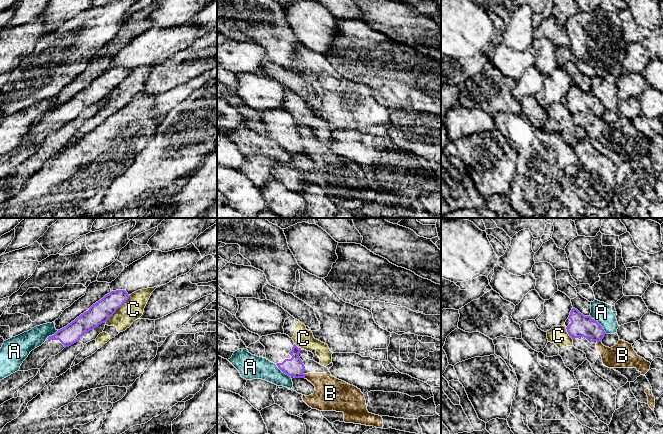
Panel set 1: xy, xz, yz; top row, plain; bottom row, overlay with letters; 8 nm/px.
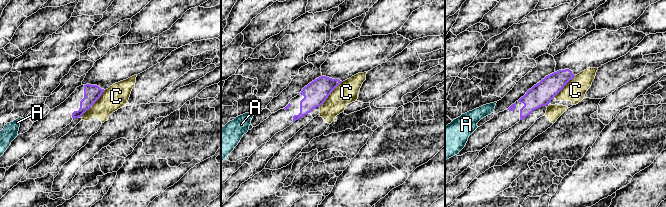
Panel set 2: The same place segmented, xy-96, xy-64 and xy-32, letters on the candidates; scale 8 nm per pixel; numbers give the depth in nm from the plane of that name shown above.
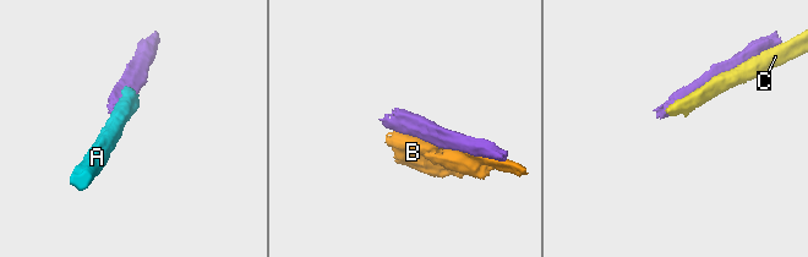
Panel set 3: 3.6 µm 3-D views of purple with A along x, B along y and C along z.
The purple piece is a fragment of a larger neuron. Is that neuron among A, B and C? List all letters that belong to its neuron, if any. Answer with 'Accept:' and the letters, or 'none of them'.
Accept: none of them

